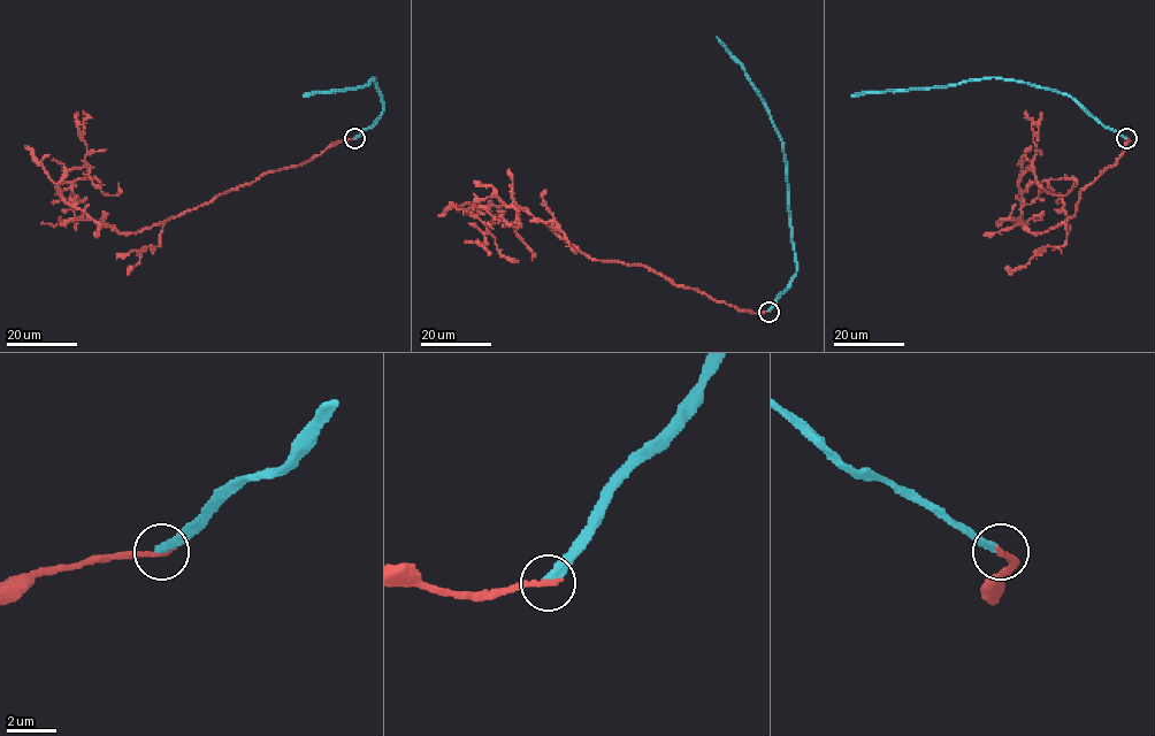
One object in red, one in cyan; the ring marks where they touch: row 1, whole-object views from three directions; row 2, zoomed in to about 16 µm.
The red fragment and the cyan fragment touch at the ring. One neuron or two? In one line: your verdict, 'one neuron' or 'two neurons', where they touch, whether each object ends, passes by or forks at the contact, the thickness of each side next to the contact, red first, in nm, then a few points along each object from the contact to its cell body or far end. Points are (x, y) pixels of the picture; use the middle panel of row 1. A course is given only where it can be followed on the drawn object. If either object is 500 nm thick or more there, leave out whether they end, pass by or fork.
two neurons; at (769, 312); red ends there; cyan ends there; 240 nm thick on the red side, 360 nm on the other; red runs (769, 312), (737, 309), (678, 286), (643, 266), (593, 260), (521, 208), (471, 204), (514, 229), (533, 258); cyan runs (767, 312), (795, 275), (785, 151), (763, 99), (744, 68), (717, 37)

